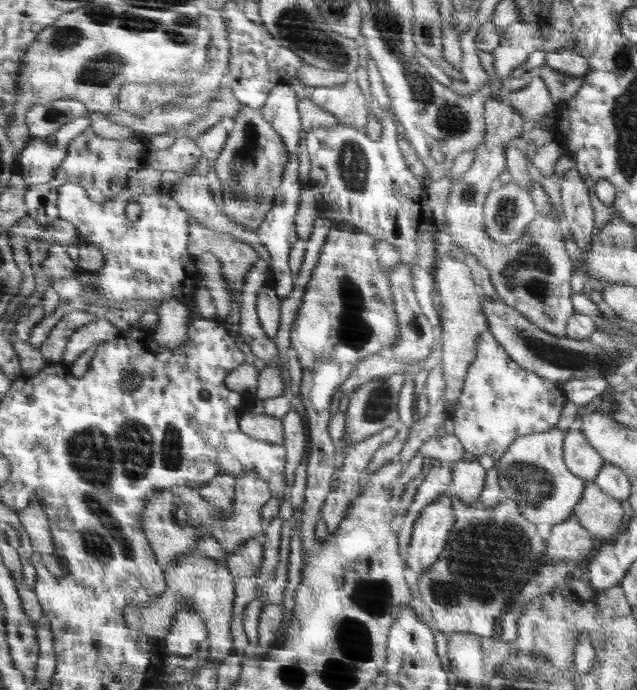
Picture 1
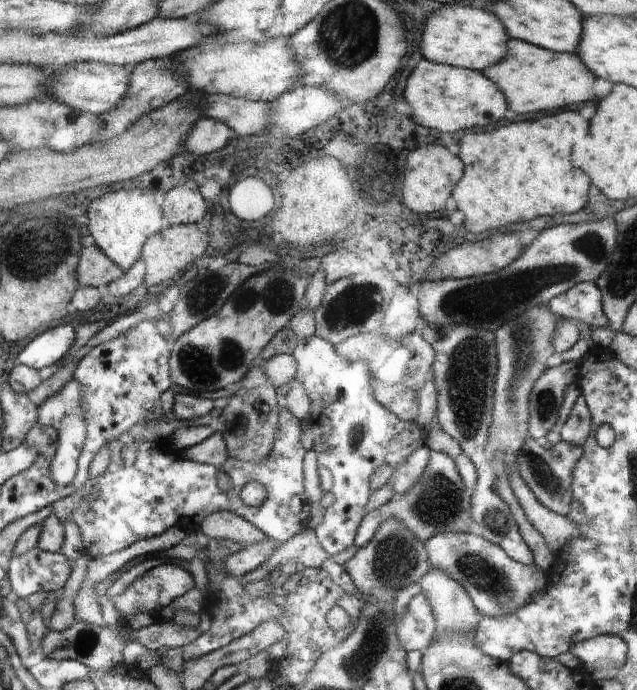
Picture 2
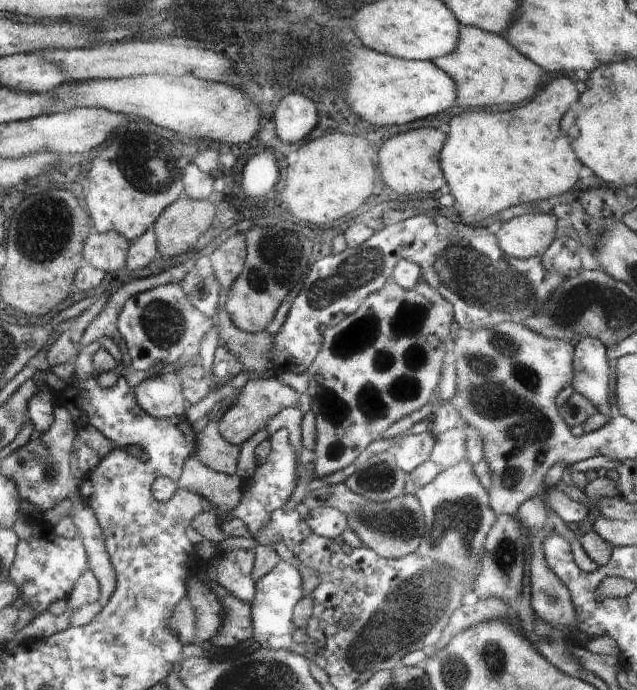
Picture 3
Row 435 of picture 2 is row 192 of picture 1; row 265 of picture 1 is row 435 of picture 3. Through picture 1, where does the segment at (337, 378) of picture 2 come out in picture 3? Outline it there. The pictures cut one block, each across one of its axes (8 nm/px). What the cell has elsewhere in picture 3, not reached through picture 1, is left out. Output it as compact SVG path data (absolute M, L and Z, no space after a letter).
M430 432L420 434L420 436L404 436L394 442L394 456L398 466L402 470L412 472L416 466L420 466L424 460L430 458L432 446L436 444L434 436Z

